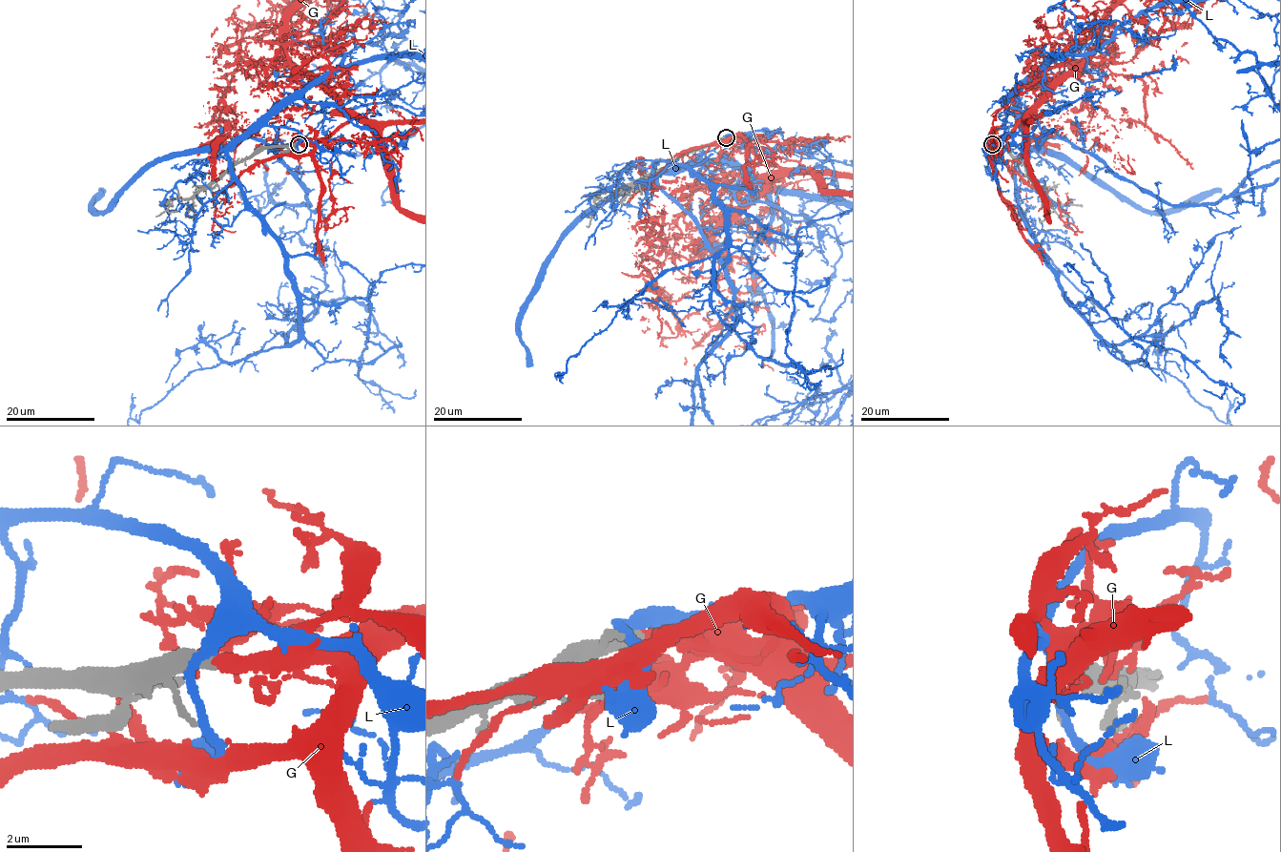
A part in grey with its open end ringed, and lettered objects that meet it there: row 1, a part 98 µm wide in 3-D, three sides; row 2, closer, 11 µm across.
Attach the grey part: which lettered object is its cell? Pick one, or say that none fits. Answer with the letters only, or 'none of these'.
G

